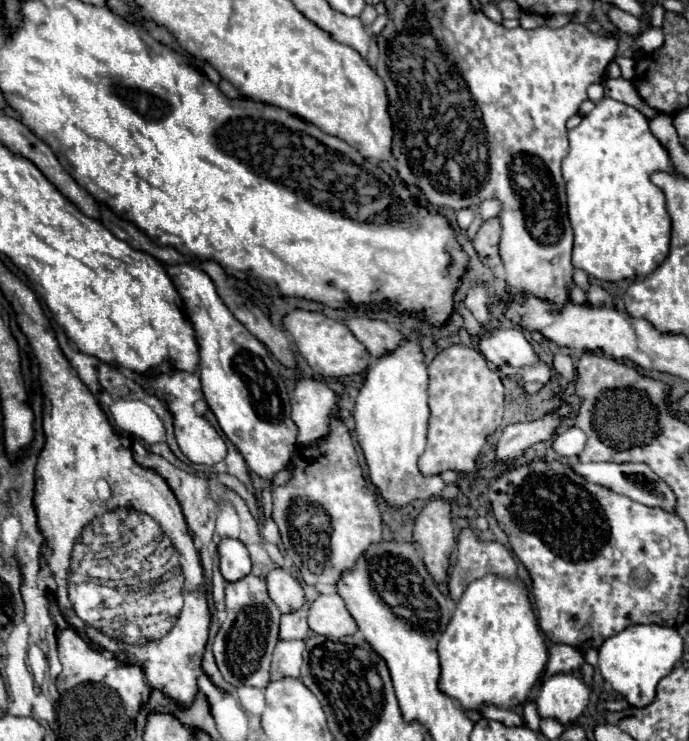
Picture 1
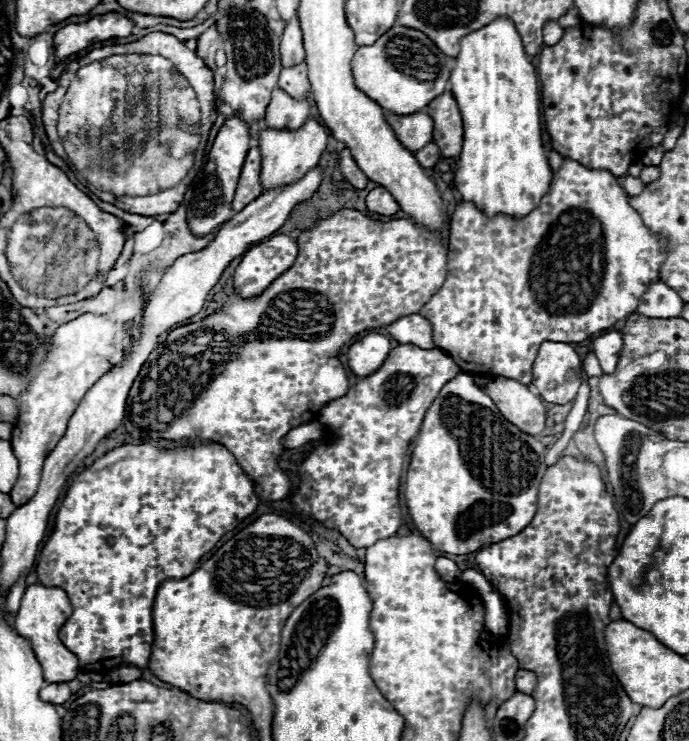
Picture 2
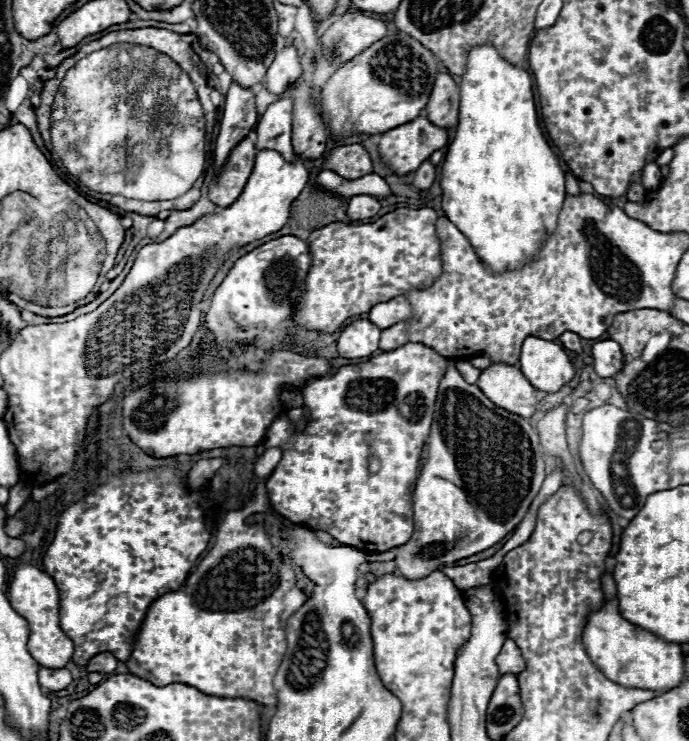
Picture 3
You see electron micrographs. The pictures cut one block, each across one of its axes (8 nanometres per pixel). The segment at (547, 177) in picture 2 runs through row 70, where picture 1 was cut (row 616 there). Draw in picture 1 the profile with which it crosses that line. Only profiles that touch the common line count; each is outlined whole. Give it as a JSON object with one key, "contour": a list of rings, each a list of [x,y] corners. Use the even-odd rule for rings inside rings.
{"contour":[[[486,574],[470,582],[456,604],[456,610],[452,614],[448,628],[440,636],[438,654],[440,654],[440,666],[442,666],[440,690],[456,698],[462,704],[462,708],[478,710],[480,706],[486,706],[486,704],[514,708],[518,704],[524,704],[548,662],[548,648],[538,626],[536,614],[532,610],[524,582],[520,578],[508,580],[496,574]]]}

